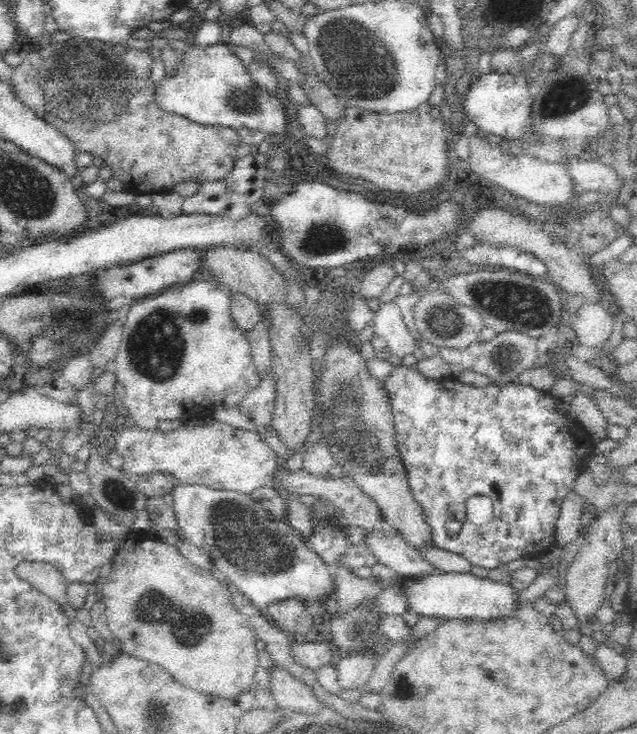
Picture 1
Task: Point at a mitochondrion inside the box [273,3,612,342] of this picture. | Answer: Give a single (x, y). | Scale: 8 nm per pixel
(361, 61)

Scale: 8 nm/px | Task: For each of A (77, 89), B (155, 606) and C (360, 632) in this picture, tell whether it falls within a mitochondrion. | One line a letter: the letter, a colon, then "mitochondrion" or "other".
A: mitochondrion
B: mitochondrion
C: mitochondrion

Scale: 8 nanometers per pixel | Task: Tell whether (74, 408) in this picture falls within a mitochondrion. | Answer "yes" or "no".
no

